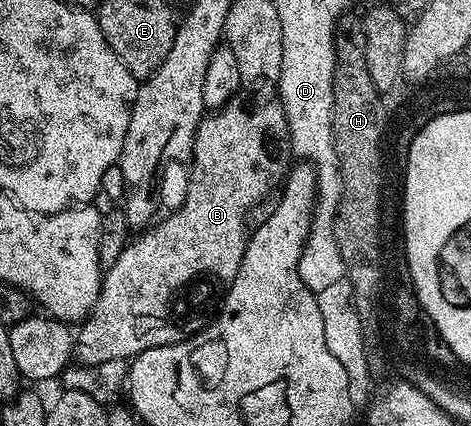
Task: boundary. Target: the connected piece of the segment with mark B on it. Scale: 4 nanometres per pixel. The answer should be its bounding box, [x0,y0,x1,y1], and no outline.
[75,99,291,364]

